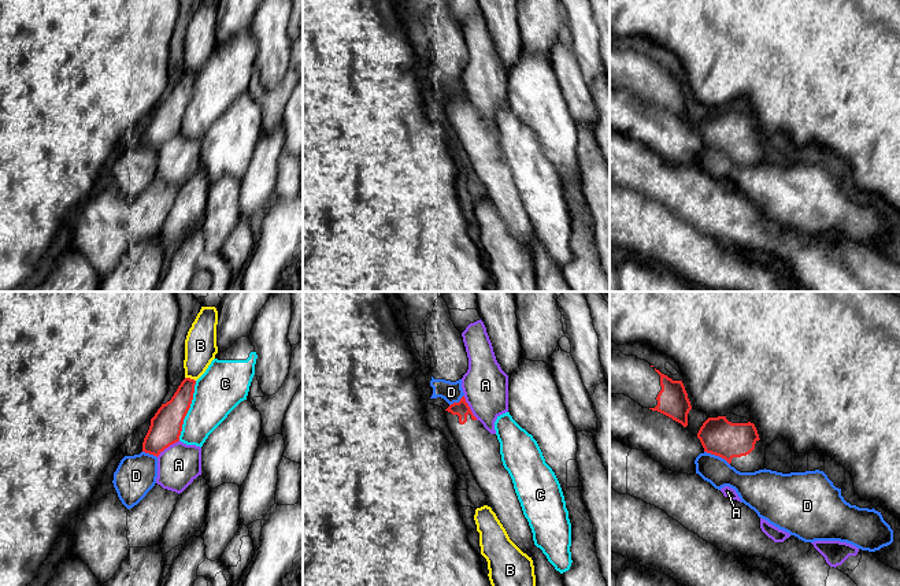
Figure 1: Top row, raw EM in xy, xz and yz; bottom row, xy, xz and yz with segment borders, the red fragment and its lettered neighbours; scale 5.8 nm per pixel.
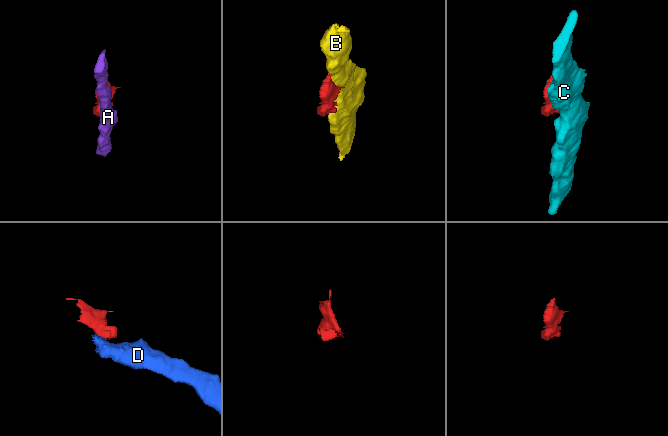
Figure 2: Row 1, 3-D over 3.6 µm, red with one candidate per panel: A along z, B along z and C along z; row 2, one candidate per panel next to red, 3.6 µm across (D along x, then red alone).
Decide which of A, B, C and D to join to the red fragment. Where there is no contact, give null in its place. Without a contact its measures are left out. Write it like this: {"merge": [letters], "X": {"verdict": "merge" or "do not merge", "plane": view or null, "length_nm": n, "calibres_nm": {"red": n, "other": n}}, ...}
{"merge": [], "A": {"verdict": "do not merge", "plane": "xz", "length_nm": 170, "calibres_nm": {"red": 90, "other": 280}}, "B": {"verdict": "do not merge", "plane": "xy", "length_nm": 70, "calibres_nm": {"red": 160, "other": 190}}, "C": {"verdict": "do not merge", "plane": "xy", "length_nm": 360, "calibres_nm": {"red": 190, "other": 280}}, "D": {"verdict": "do not merge", "plane": "yz", "length_nm": 170, "calibres_nm": {"red": 220, "other": 160}}}

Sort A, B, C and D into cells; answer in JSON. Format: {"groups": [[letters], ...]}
{"groups": [["A"], ["B"], ["C"], ["D"]]}

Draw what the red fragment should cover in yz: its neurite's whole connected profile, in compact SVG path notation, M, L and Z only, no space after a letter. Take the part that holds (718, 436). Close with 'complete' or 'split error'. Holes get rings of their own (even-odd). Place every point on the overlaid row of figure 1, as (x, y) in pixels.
M734 413L708 418L697 433L704 452L725 459L740 472L764 470L766 446L753 423Z; split error

